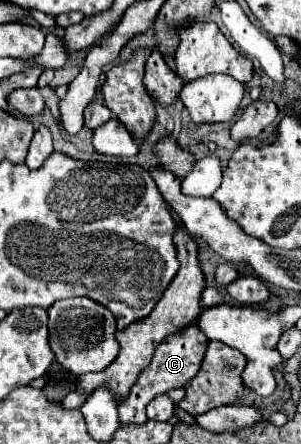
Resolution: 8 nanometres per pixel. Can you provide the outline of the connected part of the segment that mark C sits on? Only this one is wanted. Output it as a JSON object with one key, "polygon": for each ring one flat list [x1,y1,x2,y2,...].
{"polygon":[[188,325,188,327,180,329,178,333,166,337,160,343,160,347,156,349,156,353,152,357,152,363,140,373,140,377,134,383,134,387,130,389,128,397,118,403,120,423,142,423,142,421,148,421,146,405,156,395,162,395,162,393,166,393,170,389,176,389,176,387,184,387,200,371,200,365,202,365,204,355,206,355,206,347,208,347,208,339,196,325]]}

